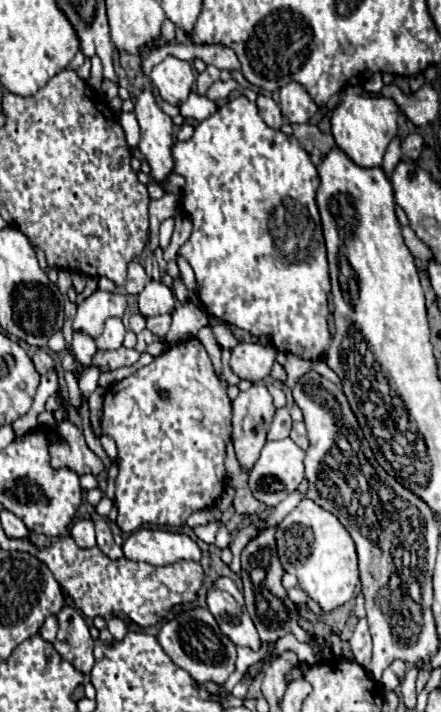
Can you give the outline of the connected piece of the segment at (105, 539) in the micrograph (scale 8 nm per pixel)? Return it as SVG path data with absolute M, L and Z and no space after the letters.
M100 518L94 526L96 526L98 548L100 548L108 558L112 558L112 560L122 558L122 548L116 546L116 542L114 542L114 538L112 538L112 532L110 532L110 528L108 528L108 524L106 524L106 520Z

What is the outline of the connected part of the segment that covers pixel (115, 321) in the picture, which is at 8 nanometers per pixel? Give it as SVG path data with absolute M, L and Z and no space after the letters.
M110 318L104 326L104 332L96 338L98 350L116 350L124 342L124 324L120 318Z

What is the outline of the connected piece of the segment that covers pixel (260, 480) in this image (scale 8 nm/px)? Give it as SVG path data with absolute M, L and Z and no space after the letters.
M290 438L268 440L258 462L250 470L248 488L252 490L256 500L264 502L266 506L276 506L290 492L294 492L302 480L304 480L304 450L300 446L296 446Z

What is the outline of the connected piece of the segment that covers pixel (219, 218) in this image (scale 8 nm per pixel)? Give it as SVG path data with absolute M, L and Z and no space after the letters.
M240 96L224 106L218 108L218 112L214 112L210 118L202 120L192 138L186 142L176 142L172 148L174 154L174 172L182 174L186 178L186 188L184 188L184 196L182 196L182 204L184 204L184 212L190 216L194 230L192 236L180 246L178 254L184 256L194 274L196 274L196 282L198 282L198 296L206 308L208 314L216 316L222 322L228 322L240 330L250 332L252 336L260 336L266 334L272 344L276 346L276 350L280 352L290 352L302 360L322 360L332 336L328 330L328 292L330 292L330 278L328 278L328 262L326 262L326 246L324 246L324 236L322 236L322 224L320 224L320 214L318 214L318 206L316 206L316 190L320 186L320 178L316 172L316 166L312 164L308 152L298 144L298 140L294 136L286 136L280 130L274 130L270 126L266 126L266 122L260 118L258 108L254 102L250 102L246 96Z

